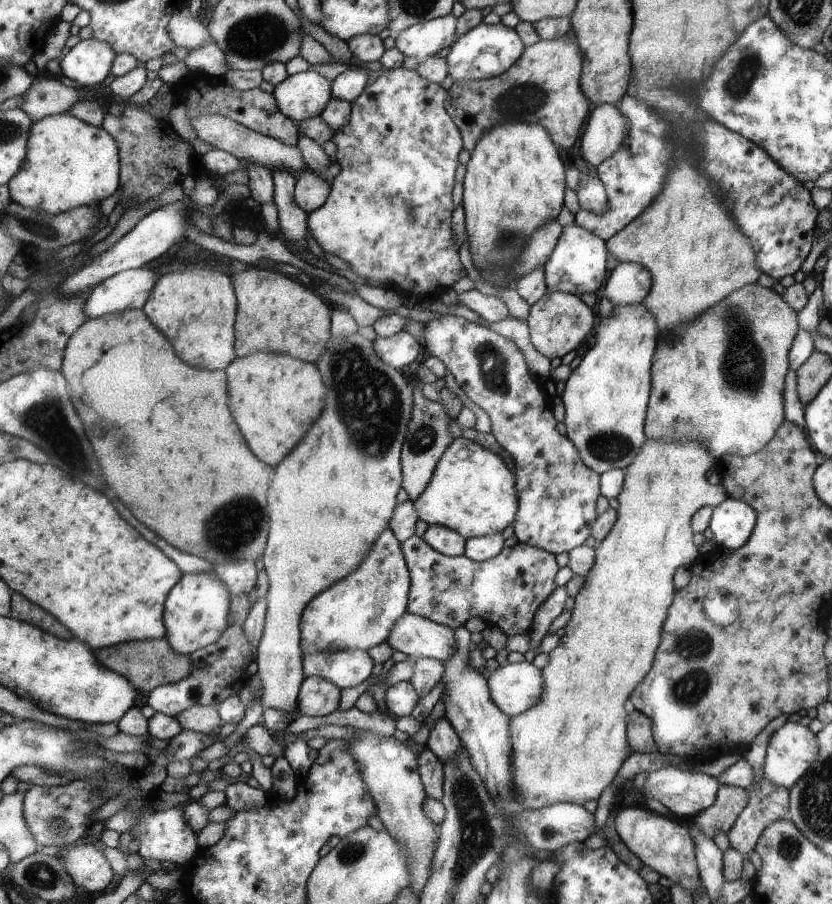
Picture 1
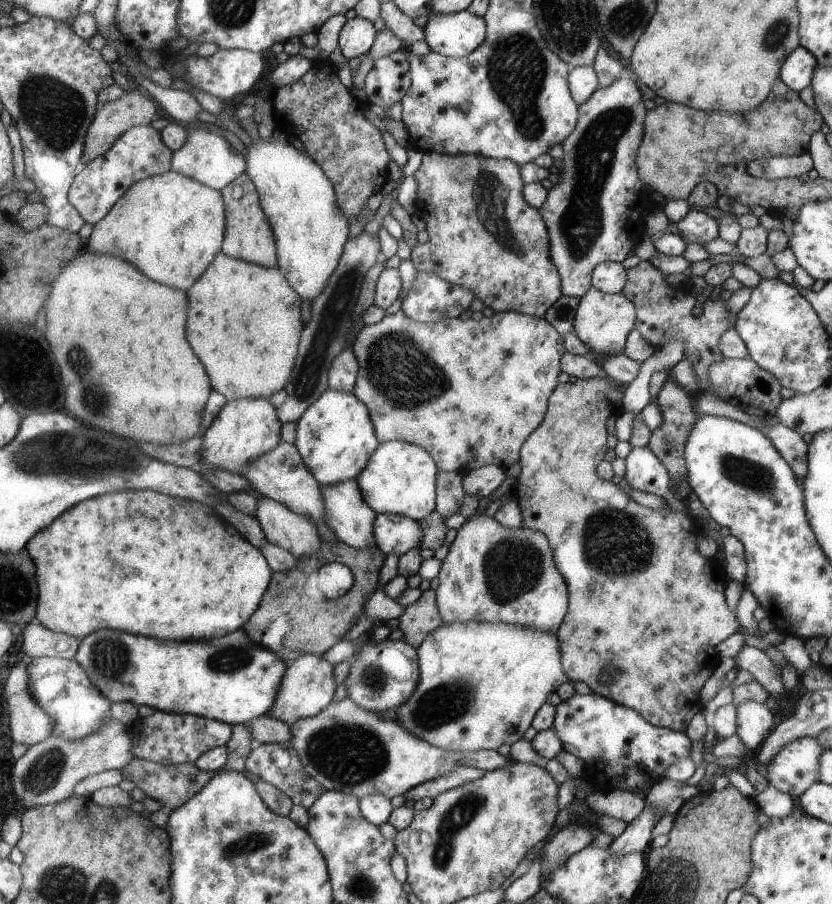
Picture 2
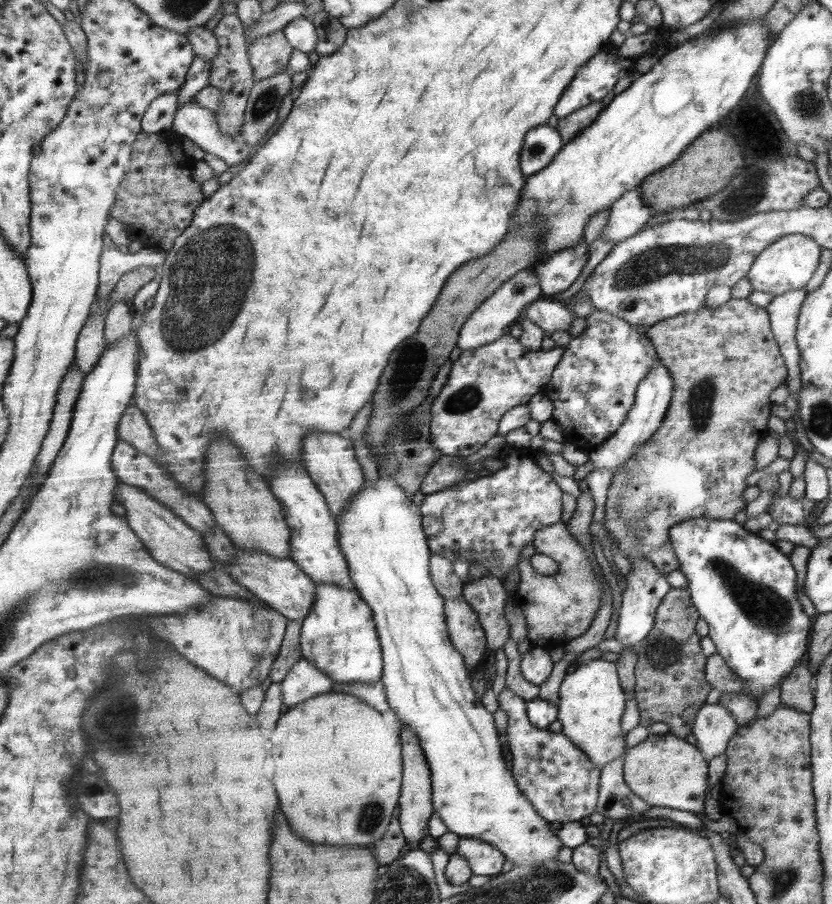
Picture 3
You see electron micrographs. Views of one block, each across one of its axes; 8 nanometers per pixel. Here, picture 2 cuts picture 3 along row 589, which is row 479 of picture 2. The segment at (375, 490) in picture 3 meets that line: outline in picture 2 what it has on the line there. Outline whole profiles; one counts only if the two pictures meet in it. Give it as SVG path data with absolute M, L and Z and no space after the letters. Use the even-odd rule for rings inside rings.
M392 440L378 443L377 450L370 456L369 462L355 479L355 482L361 490L364 500L374 509L376 514L394 514L418 521L434 510L437 502L438 471L438 466L426 449L419 445Z

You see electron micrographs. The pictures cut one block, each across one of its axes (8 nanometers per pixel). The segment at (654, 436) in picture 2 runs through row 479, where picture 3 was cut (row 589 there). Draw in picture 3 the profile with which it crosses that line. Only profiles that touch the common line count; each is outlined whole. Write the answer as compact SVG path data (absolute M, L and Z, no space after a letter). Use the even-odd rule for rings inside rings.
M670 588L658 604L650 634L633 646L636 652L634 699L639 713L639 725L647 727L653 722L664 722L669 726L669 734L679 738L685 738L693 730L695 717L704 705L705 696L711 690L711 685L707 683L706 676L703 675L706 662L705 656L701 654L701 638L695 633L695 622L699 617L695 606L691 604L689 591L686 588Z

